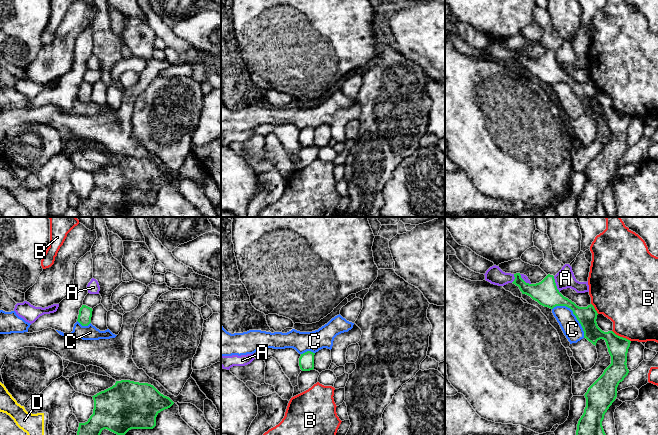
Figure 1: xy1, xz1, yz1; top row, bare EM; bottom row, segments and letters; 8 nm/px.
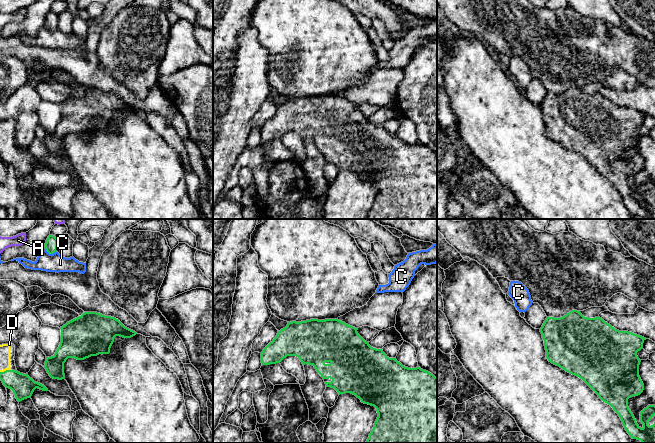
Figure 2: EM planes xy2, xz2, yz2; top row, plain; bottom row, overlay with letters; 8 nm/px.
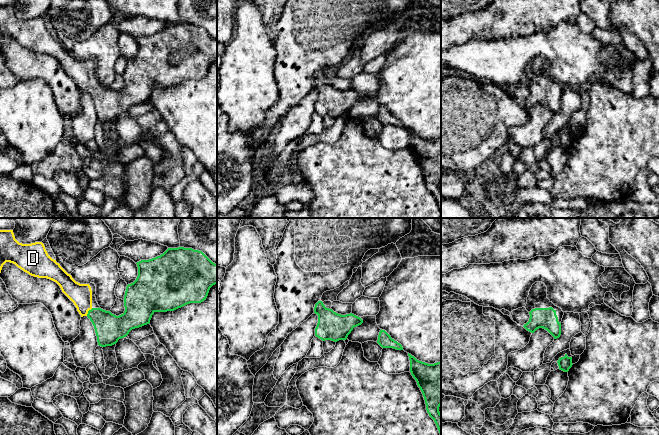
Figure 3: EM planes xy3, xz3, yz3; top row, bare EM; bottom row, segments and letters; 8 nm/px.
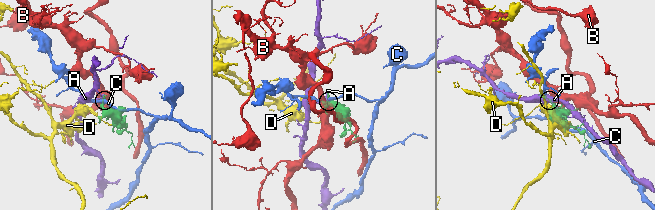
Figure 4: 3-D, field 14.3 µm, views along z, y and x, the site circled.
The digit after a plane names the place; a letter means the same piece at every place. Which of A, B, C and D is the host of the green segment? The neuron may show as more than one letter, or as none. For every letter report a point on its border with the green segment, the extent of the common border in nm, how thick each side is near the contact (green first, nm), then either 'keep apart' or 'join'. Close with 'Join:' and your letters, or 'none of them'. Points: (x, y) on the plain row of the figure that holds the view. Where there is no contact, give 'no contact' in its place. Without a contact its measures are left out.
A: yz1 (555, 60) | 140 nm | 190/150 nm | keep apart
B: yz1 (621, 113) | 180 nm | 160/400 nm | keep apart
C: yz1 (573, 89) | 360 nm | 180/160 nm | keep apart
D: xy3 (88, 87) | 80 nm | 240/180 nm | join
Join: D

